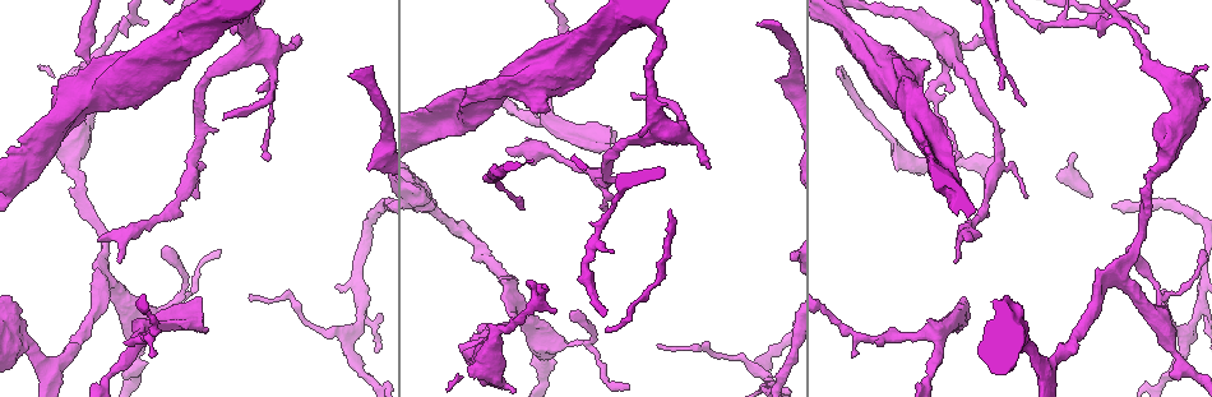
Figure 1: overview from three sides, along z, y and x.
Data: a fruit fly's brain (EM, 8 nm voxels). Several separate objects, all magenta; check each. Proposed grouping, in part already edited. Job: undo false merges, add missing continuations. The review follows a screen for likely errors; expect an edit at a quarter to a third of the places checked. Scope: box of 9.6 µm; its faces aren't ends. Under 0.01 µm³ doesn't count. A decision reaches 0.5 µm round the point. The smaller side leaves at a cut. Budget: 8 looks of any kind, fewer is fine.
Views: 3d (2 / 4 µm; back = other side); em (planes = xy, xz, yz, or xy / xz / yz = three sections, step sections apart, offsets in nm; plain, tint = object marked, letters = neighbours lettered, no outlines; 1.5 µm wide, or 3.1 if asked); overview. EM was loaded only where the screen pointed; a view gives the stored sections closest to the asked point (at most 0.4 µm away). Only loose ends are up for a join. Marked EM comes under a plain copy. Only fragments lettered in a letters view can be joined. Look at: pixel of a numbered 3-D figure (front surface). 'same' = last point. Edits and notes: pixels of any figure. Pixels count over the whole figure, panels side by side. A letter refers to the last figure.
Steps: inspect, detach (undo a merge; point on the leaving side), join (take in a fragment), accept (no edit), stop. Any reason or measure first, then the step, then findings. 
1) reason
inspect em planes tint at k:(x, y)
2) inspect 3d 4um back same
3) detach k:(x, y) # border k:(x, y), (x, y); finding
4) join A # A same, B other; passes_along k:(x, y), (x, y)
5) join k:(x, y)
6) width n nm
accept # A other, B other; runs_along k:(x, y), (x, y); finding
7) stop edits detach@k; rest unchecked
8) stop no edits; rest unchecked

three arms meet
inspect em planes tint at 1:(1060, 24)

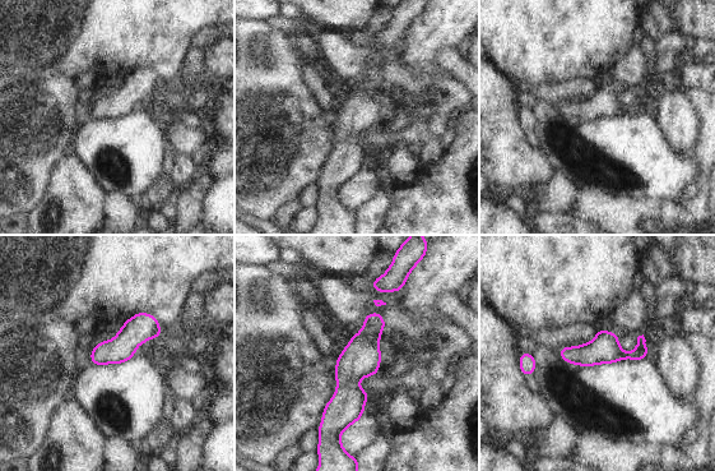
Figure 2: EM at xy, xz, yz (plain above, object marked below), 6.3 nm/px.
inspect em planes letters same

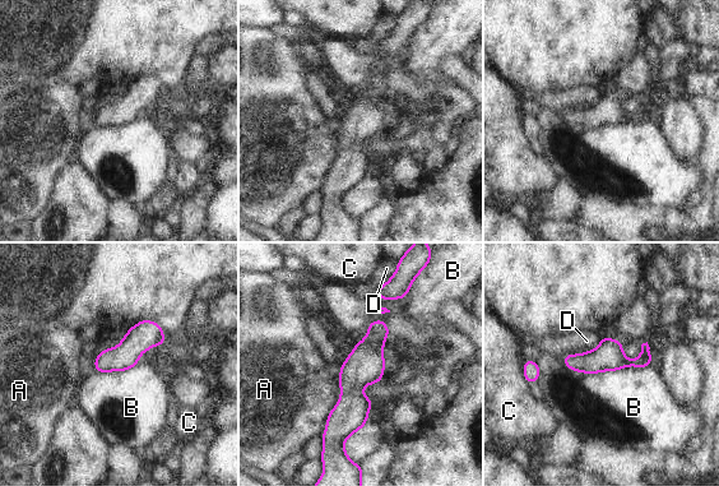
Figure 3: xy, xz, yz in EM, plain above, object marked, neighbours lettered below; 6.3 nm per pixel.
accept # A other, B other, C other, D other; runs_along 3:(379, 323), (339, 438); one neuron here

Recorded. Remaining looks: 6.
three arms meet
inspect em planes letters at 1:(589, 346)

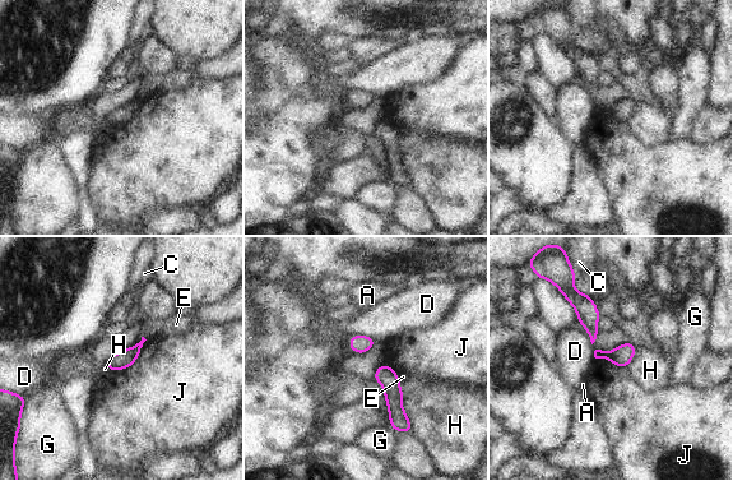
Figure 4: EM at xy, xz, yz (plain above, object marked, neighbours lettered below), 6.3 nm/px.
accept # A other, C other, D other, E other, G other, H other, J other; border 4:(145, 340), (142, 351), (126, 369); all the same neuron

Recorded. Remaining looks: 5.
thick turns thin
inspect em xy step 8 tint at 1:(544, 362)

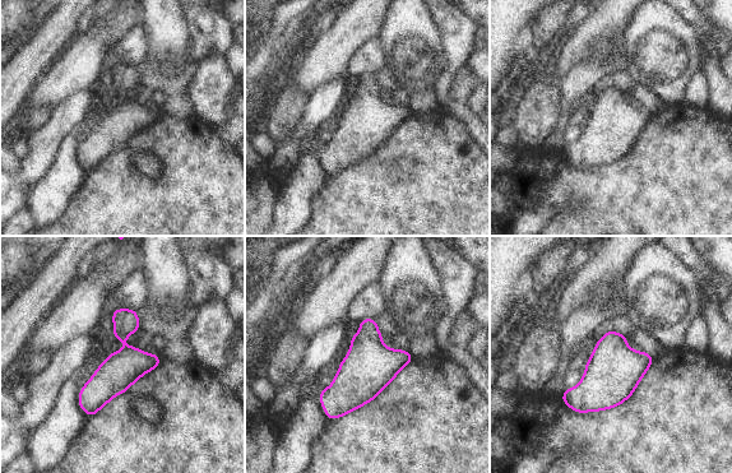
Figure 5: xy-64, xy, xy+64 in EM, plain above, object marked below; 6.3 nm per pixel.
another direction
inspect em yz step 8 letters same

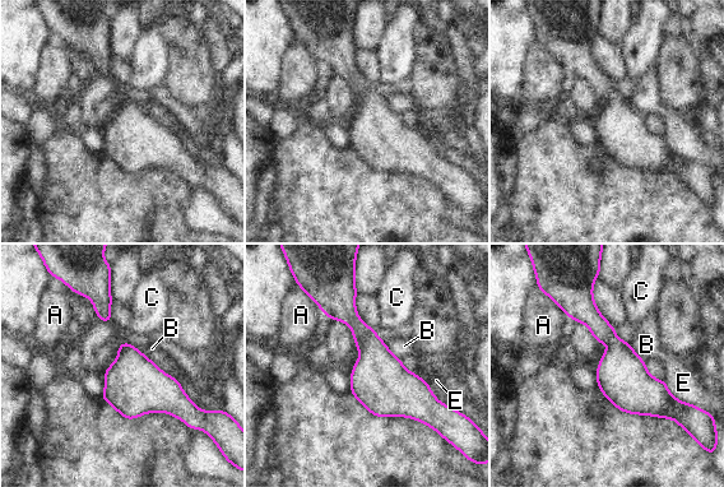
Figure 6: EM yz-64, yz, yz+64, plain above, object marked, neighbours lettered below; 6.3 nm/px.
accept # A other, B other, C other, E other; runs_along 6:(580, 297), (620, 365), (669, 414); continuous, no second neuron

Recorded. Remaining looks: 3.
stop no edits; rest unchecked

